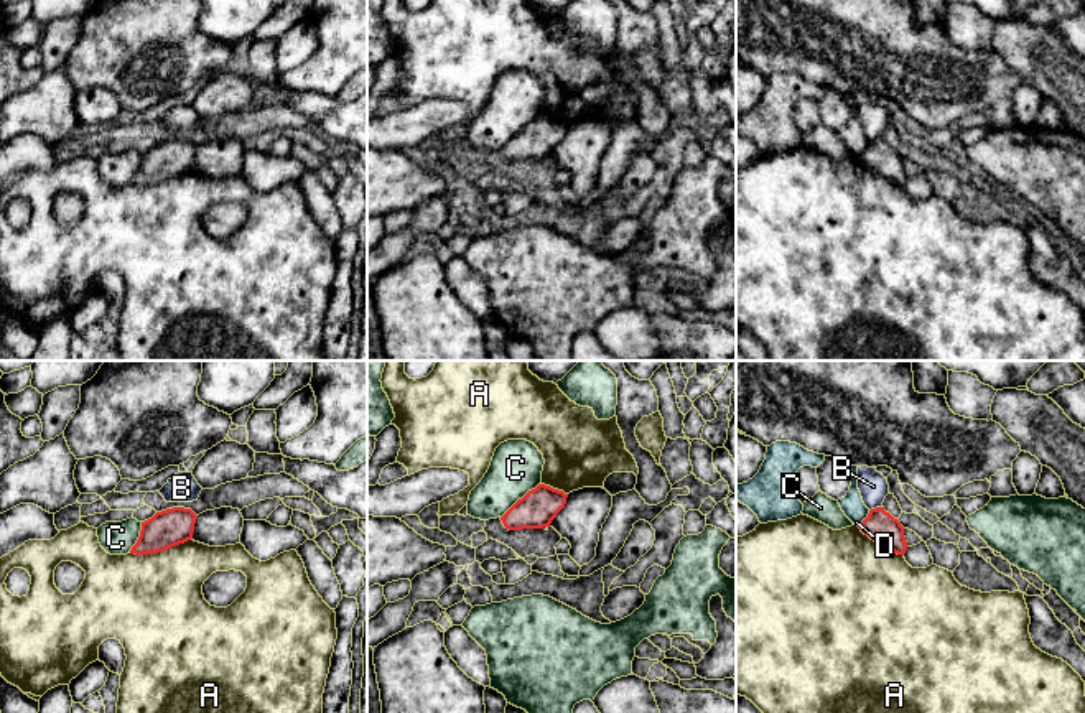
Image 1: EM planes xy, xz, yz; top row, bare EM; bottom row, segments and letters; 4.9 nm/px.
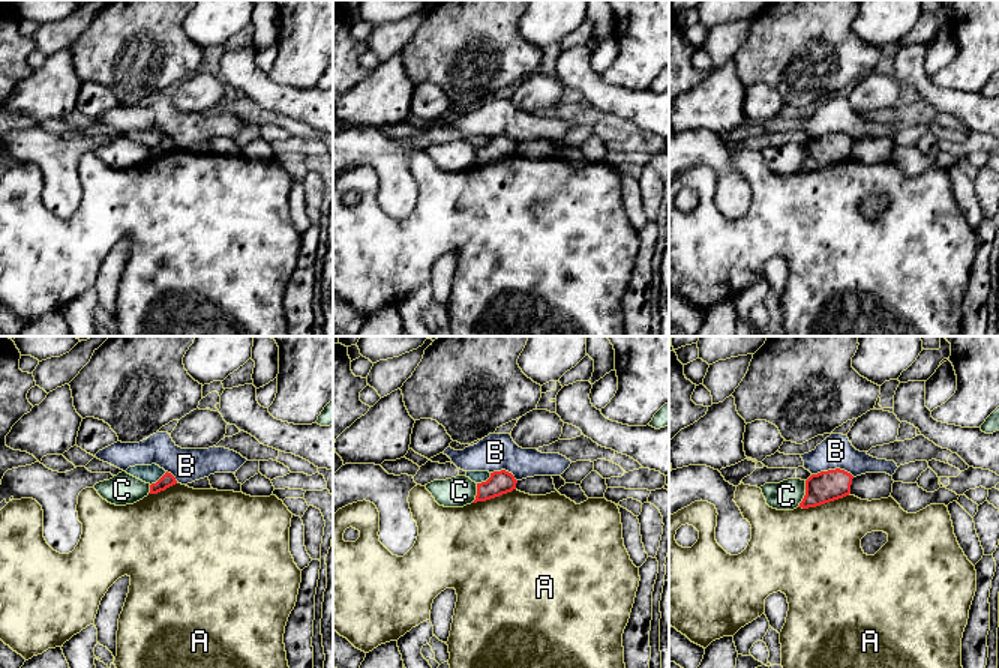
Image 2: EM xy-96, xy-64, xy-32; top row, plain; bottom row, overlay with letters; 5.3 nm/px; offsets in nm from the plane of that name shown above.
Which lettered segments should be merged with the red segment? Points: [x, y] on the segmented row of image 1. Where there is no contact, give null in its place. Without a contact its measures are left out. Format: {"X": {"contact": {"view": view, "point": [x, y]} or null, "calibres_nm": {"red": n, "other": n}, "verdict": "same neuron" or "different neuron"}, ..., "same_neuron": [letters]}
{"A": {"contact": {"view": "xy", "point": [160, 550]}, "calibres_nm": {"red": 180, "other": 480}, "verdict": "different neuron"}, "B": {"contact": {"view": "yz", "point": [876, 507]}, "calibres_nm": {"red": 160, "other": 140}, "verdict": "different neuron"}, "C": {"contact": {"view": "xz", "point": [522, 498]}, "calibres_nm": {"red": 180, "other": 260}, "verdict": "different neuron"}, "D": {"contact": {"view": "yz", "point": [865, 519]}, "calibres_nm": {"red": 160, "other": 110}, "verdict": "different neuron"}, "same_neuron": []}

